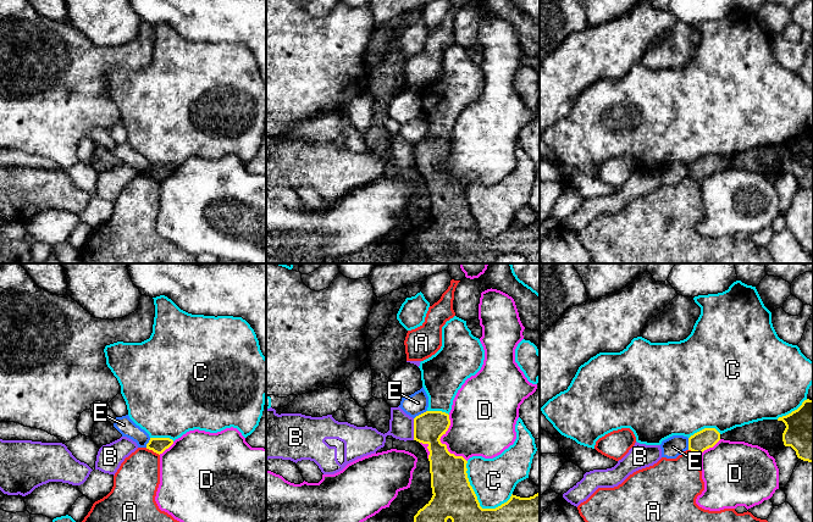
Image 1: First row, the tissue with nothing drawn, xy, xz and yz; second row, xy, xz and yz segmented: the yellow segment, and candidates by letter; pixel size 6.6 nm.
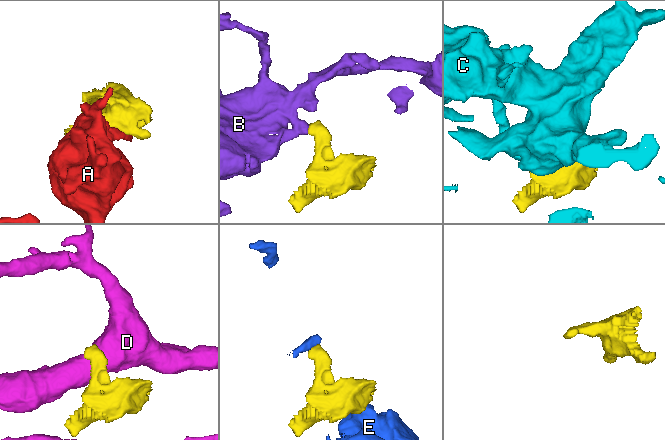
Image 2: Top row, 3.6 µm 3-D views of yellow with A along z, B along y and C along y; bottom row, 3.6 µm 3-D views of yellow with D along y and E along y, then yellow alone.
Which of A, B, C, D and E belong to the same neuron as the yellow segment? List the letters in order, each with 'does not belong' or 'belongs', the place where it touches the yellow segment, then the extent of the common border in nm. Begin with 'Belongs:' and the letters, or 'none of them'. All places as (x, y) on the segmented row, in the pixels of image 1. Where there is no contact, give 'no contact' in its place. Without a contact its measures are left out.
Belongs: none of them
A: does not belong; contact xy (153, 450); length 110 nm
B: does not belong; contact xz (414, 429); length 140 nm
C: does not belong; contact xz (476, 499); length 380 nm
D: does not belong; contact xz (441, 443); length 340 nm
E: does not belong; contact xz (421, 414); length 110 nm

